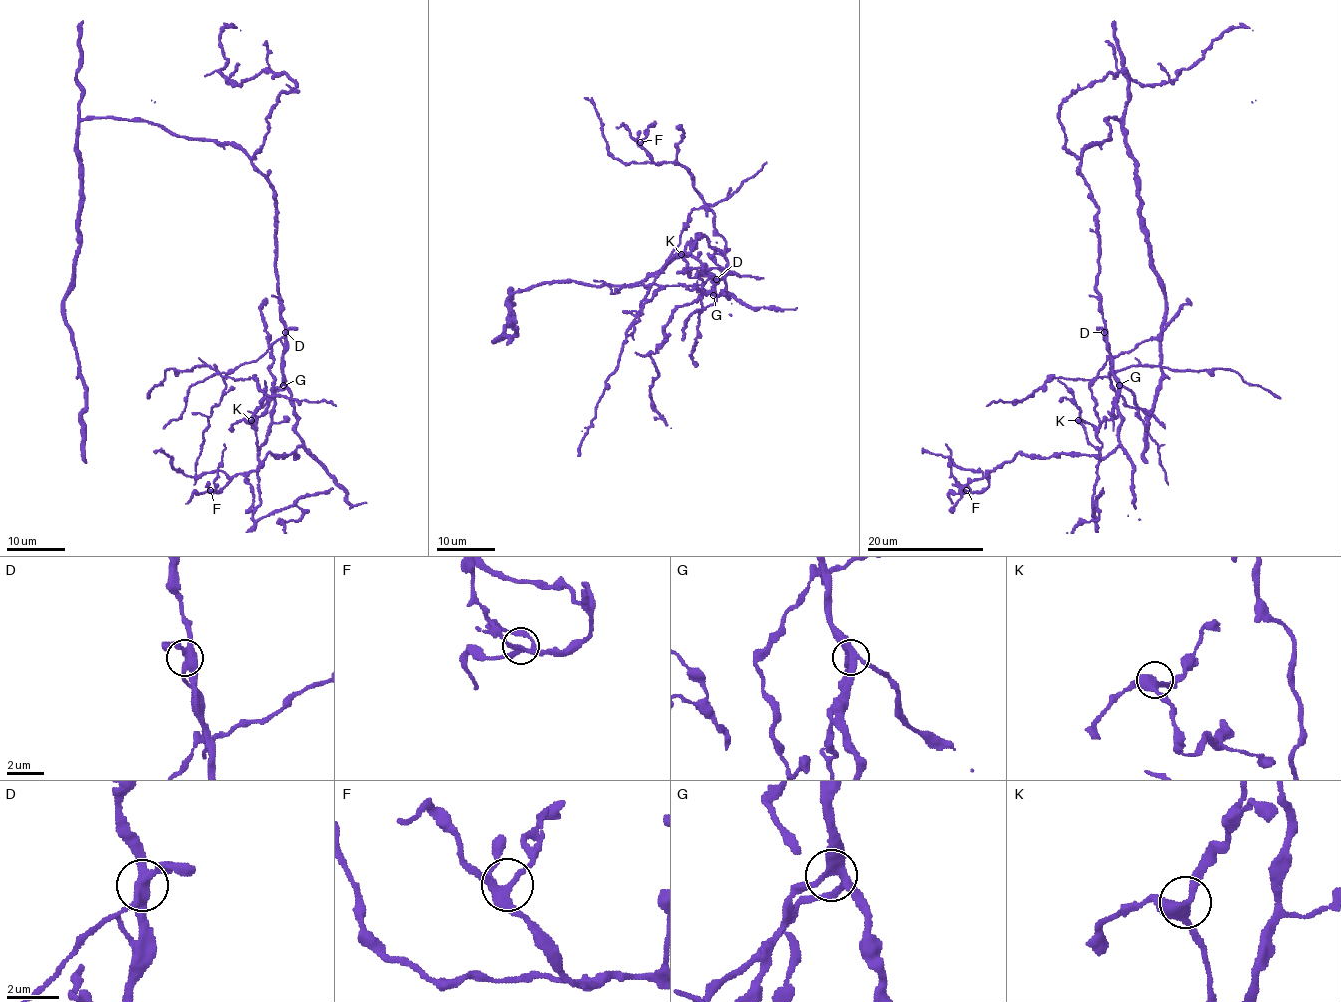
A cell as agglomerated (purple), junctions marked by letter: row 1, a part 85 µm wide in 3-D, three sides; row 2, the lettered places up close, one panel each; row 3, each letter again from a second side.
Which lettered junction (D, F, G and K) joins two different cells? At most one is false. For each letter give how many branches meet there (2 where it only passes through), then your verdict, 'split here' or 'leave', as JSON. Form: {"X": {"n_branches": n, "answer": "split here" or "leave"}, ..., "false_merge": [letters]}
{"D": {"n_branches": 4, "answer": "split here"}, "F": {"n_branches": 4, "answer": "leave"}, "G": {"n_branches": 4, "answer": "leave"}, "K": {"n_branches": 3, "answer": "leave"}, "false_merge": ["D"]}

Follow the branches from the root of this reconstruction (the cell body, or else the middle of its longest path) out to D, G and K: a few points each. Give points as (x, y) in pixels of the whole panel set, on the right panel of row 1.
D: (1086, 184), (1092, 201), (1099, 210), (1096, 293), (1105, 324), (1103, 332)
G: (1086, 184), (1092, 201), (1099, 210), (1096, 293), (1105, 324), (1112, 375), (1119, 385)
K: (1086, 184), (1099, 210), (1096, 293), (1109, 344), (1106, 364), (1090, 388), (1099, 448), (1087, 440), (1078, 420)

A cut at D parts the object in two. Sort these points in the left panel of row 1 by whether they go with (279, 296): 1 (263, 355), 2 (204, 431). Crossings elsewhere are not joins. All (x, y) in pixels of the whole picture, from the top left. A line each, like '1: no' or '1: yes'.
1: no
2: no

